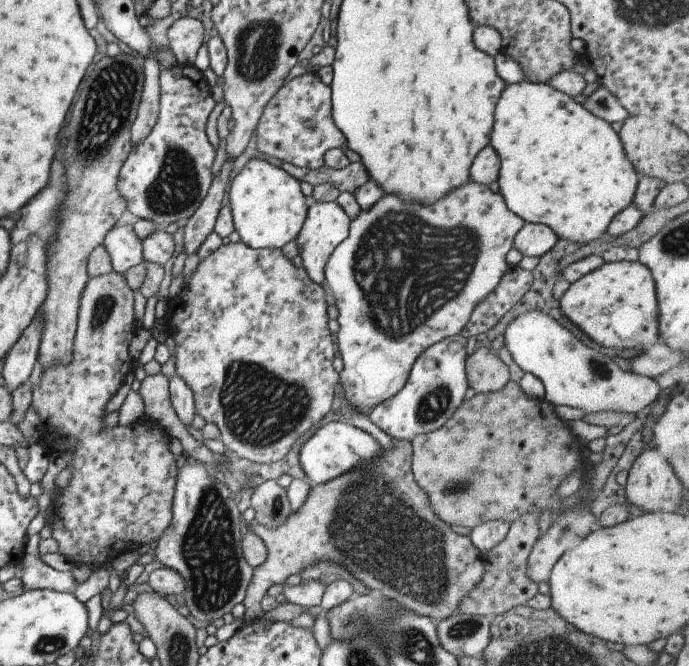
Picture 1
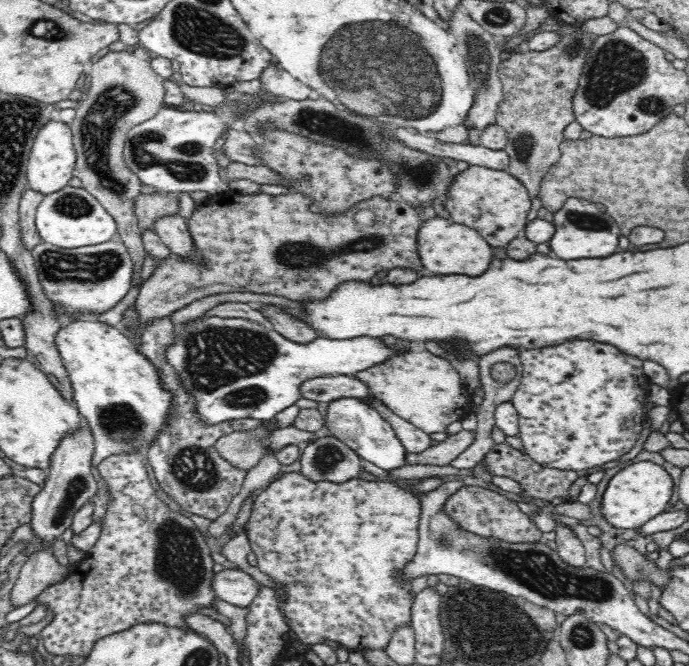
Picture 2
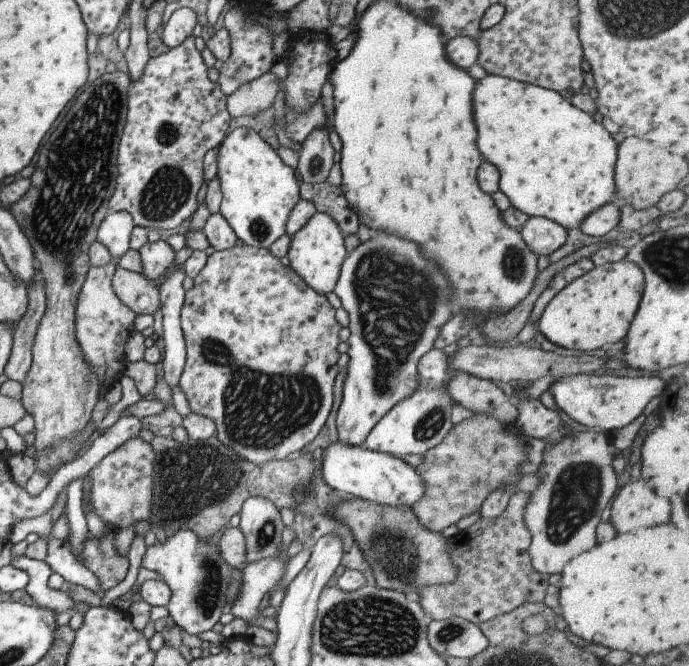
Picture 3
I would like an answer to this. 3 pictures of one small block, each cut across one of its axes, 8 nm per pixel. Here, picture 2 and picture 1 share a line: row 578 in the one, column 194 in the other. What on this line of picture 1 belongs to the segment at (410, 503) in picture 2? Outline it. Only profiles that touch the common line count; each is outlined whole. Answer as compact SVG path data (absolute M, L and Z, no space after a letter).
M240 241L221 245L212 254L199 260L199 264L197 264L187 284L174 298L166 302L165 317L169 320L171 331L175 330L175 333L171 334L174 342L175 375L179 376L187 388L191 390L195 413L203 417L207 423L215 424L218 427L220 442L223 442L223 446L239 458L262 466L281 460L289 452L289 448L308 436L329 412L339 374L332 367L335 348L333 348L327 327L327 305L328 299L325 297L323 288L312 282L303 268L295 268L283 256L280 249L255 250L245 246Z

